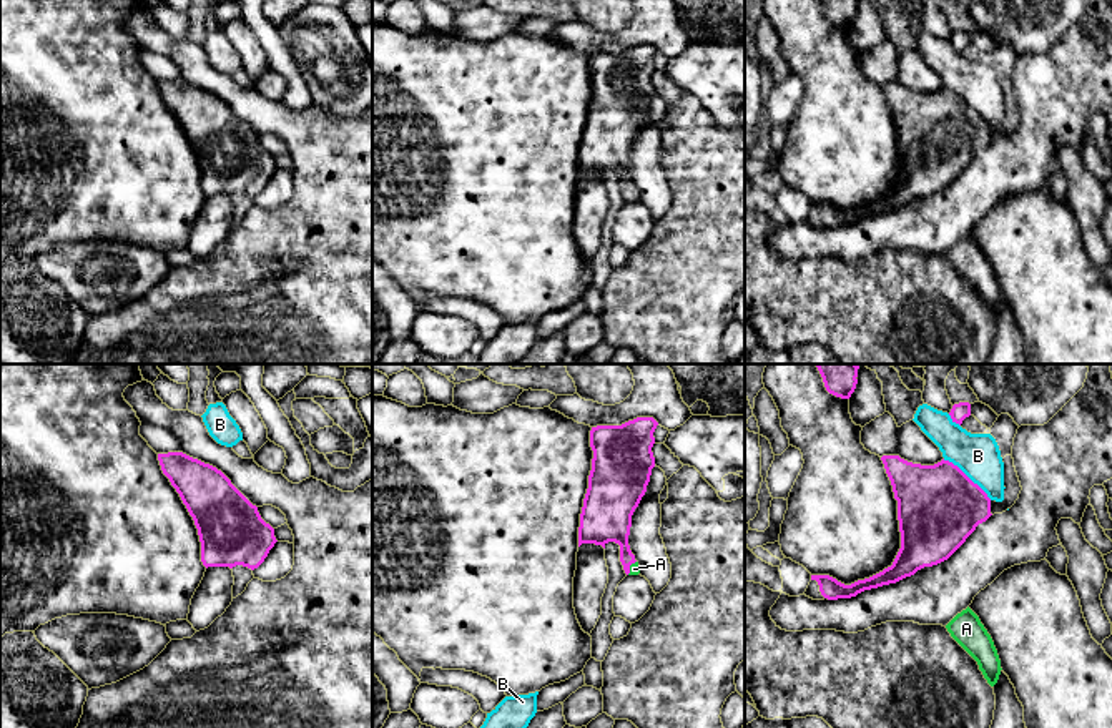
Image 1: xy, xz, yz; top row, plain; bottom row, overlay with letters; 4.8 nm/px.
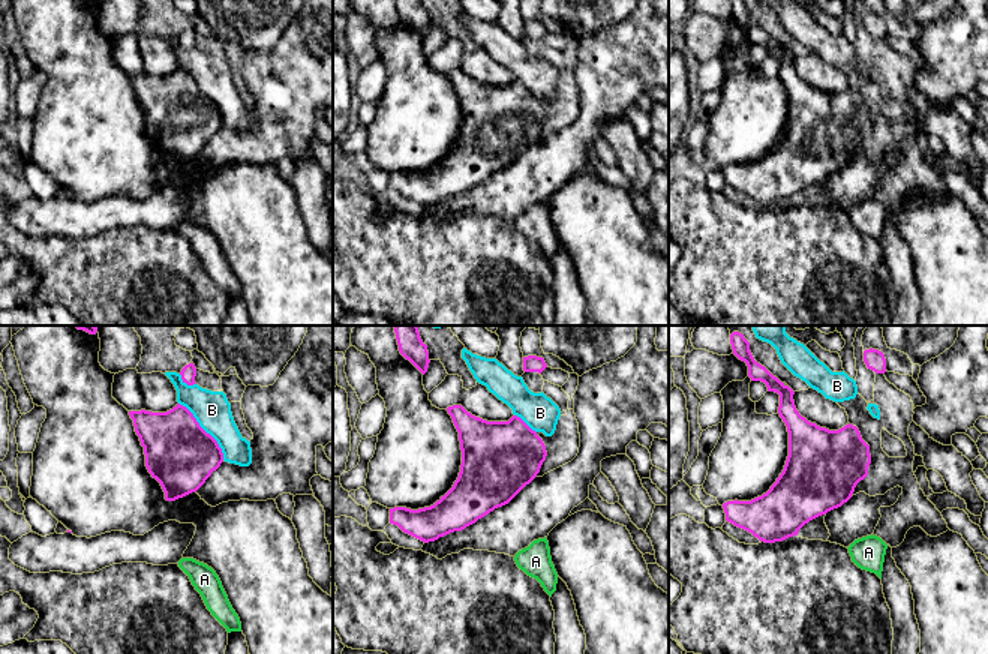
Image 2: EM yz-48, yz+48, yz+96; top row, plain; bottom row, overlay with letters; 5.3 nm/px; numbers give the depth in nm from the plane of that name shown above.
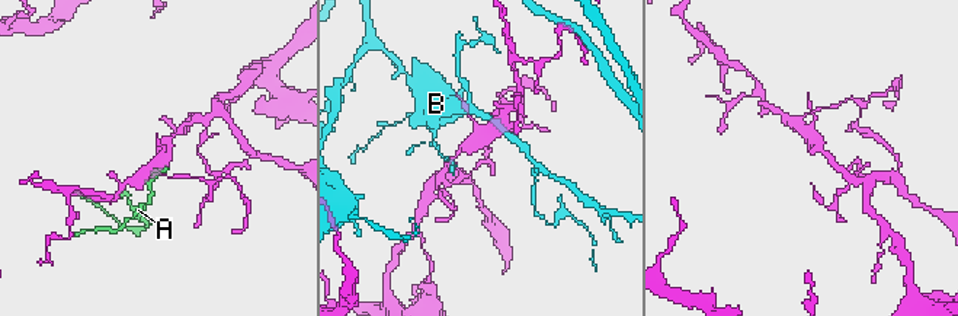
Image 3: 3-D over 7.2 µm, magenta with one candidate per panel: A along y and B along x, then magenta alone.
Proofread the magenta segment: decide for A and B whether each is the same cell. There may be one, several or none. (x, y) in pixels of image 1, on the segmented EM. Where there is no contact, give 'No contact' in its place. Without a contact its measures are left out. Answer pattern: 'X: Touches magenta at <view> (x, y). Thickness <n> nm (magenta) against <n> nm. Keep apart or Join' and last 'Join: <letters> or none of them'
A: Touches magenta at xz (629, 567). Thickness 200 nm (magenta) against 50 nm. Join
B: Touches magenta at yz (966, 476). Thickness 400 nm (magenta) against 220 nm. Keep apart
Join: A

